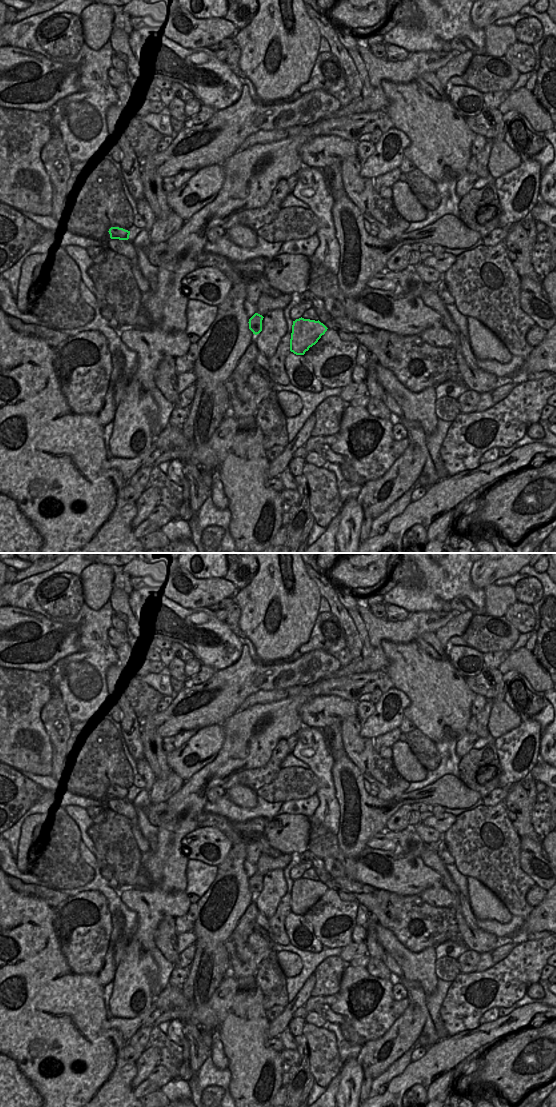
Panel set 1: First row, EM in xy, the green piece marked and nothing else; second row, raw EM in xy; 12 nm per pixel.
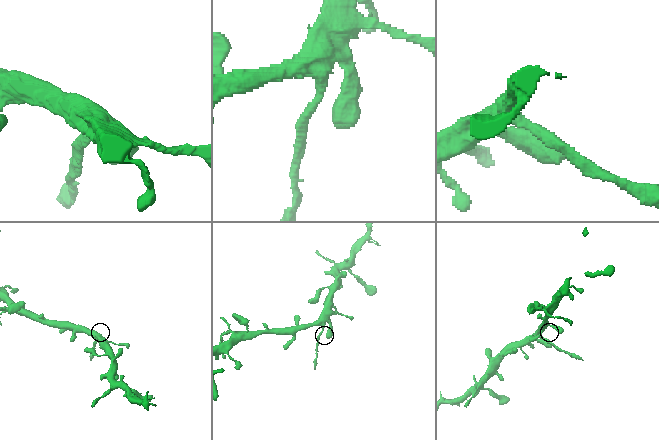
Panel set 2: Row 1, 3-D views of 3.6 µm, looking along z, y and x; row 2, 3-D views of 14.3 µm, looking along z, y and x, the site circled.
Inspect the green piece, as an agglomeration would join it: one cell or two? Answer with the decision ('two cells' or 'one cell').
one cell

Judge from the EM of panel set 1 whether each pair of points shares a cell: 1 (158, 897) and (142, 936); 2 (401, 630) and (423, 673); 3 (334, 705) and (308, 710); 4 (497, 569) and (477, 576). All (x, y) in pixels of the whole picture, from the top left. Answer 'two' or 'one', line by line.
1: one
2: two
3: one
4: one

